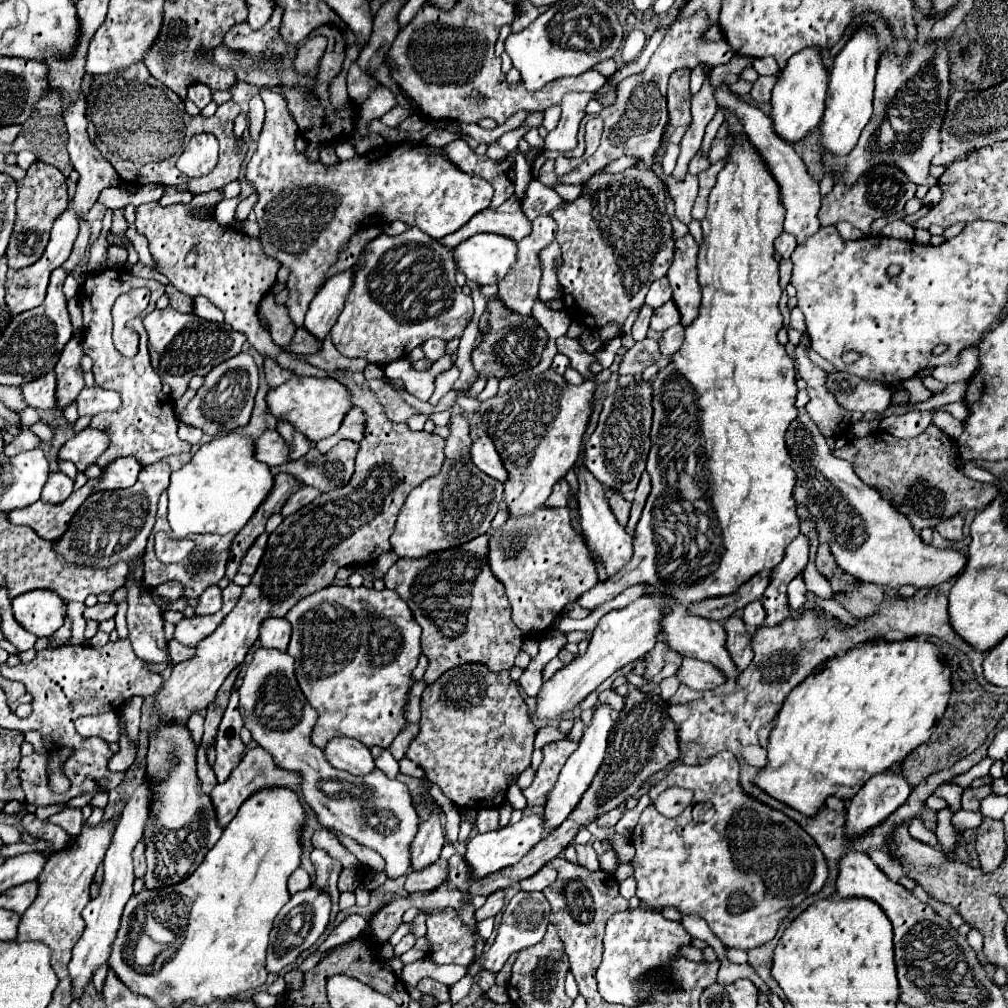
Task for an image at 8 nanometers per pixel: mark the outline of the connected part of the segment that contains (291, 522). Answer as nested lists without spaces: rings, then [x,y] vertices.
[[[339,378],[339,380],[353,394],[353,404],[359,406],[367,414],[365,432],[369,432],[369,434],[359,444],[355,474],[351,476],[351,480],[345,486],[321,494],[317,500],[313,500],[311,504],[307,504],[299,512],[287,516],[277,526],[277,530],[273,534],[269,534],[265,556],[261,558],[261,564],[257,566],[257,572],[251,576],[251,584],[247,584],[243,588],[243,594],[241,594],[239,602],[235,604],[235,608],[225,616],[225,620],[217,626],[217,630],[213,634],[209,634],[205,640],[201,640],[195,646],[195,656],[193,658],[173,666],[173,672],[171,672],[169,680],[157,692],[155,704],[157,704],[157,714],[161,718],[167,718],[167,720],[173,718],[177,722],[187,722],[187,718],[191,716],[193,710],[207,708],[213,702],[213,698],[215,698],[217,690],[221,688],[221,684],[225,682],[225,678],[229,676],[229,672],[235,670],[239,664],[243,664],[247,650],[253,646],[253,642],[259,636],[259,624],[265,618],[285,616],[301,598],[309,596],[311,592],[317,592],[319,588],[329,586],[335,580],[335,572],[341,566],[373,564],[379,554],[387,552],[391,548],[389,536],[393,534],[395,520],[401,512],[401,506],[403,506],[405,498],[409,496],[409,492],[415,486],[419,486],[423,480],[427,480],[429,476],[435,476],[441,470],[441,464],[443,464],[443,458],[445,458],[445,454],[443,454],[445,440],[441,436],[429,434],[429,440],[427,440],[427,438],[423,438],[423,434],[413,432],[407,424],[395,424],[395,422],[387,420],[381,404],[373,396],[373,392],[369,392],[367,388],[359,388],[357,384],[347,382],[343,378]]]

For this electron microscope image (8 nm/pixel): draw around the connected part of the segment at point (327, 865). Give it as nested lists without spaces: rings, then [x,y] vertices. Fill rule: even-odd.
[[[313,850],[311,852],[311,862],[315,866],[316,880],[312,886],[319,888],[319,890],[327,890],[333,896],[333,908],[331,908],[331,920],[335,918],[339,906],[339,890],[337,890],[337,878],[341,874],[341,864],[337,860],[333,860],[325,850]]]

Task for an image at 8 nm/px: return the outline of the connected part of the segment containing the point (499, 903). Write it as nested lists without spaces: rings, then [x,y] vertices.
[[[497,890],[497,892],[493,892],[493,894],[487,896],[487,902],[481,908],[477,908],[475,918],[481,922],[481,920],[485,920],[489,916],[495,916],[497,912],[501,912],[501,908],[503,908],[503,890]]]

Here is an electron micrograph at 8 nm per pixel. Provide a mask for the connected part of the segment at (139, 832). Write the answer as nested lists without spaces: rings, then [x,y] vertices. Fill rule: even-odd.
[[[143,782],[133,796],[127,800],[125,808],[123,808],[123,816],[117,824],[117,830],[113,834],[111,846],[105,854],[105,880],[101,886],[101,892],[95,900],[91,900],[85,910],[83,910],[83,920],[85,920],[85,932],[79,938],[77,946],[73,948],[73,958],[69,962],[69,974],[71,974],[71,982],[73,982],[73,998],[81,1000],[85,994],[87,984],[93,980],[95,970],[101,964],[107,964],[113,940],[117,938],[117,930],[119,930],[119,922],[121,922],[121,914],[123,908],[127,904],[127,900],[133,894],[133,862],[131,862],[131,852],[135,848],[135,844],[141,840],[143,836],[143,828],[145,828],[145,820],[149,816],[149,802],[151,802],[151,792],[147,782]]]

